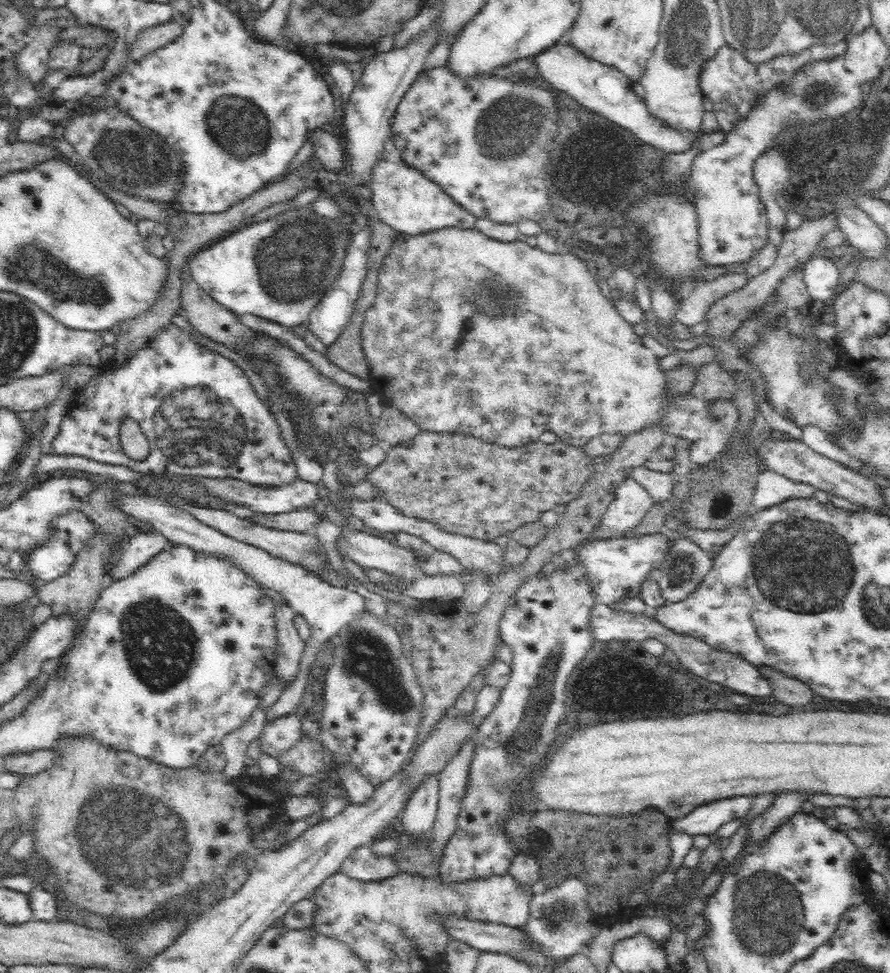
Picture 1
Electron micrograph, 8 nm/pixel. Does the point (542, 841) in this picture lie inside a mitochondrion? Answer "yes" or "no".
yes

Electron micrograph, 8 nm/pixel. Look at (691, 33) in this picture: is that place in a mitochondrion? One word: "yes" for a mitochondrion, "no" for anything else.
yes

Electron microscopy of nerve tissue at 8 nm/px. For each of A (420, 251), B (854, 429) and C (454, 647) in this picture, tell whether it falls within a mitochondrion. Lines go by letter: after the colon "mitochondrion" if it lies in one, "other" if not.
A: other
B: other
C: other

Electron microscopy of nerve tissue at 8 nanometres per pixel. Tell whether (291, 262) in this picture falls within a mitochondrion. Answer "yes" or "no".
yes

